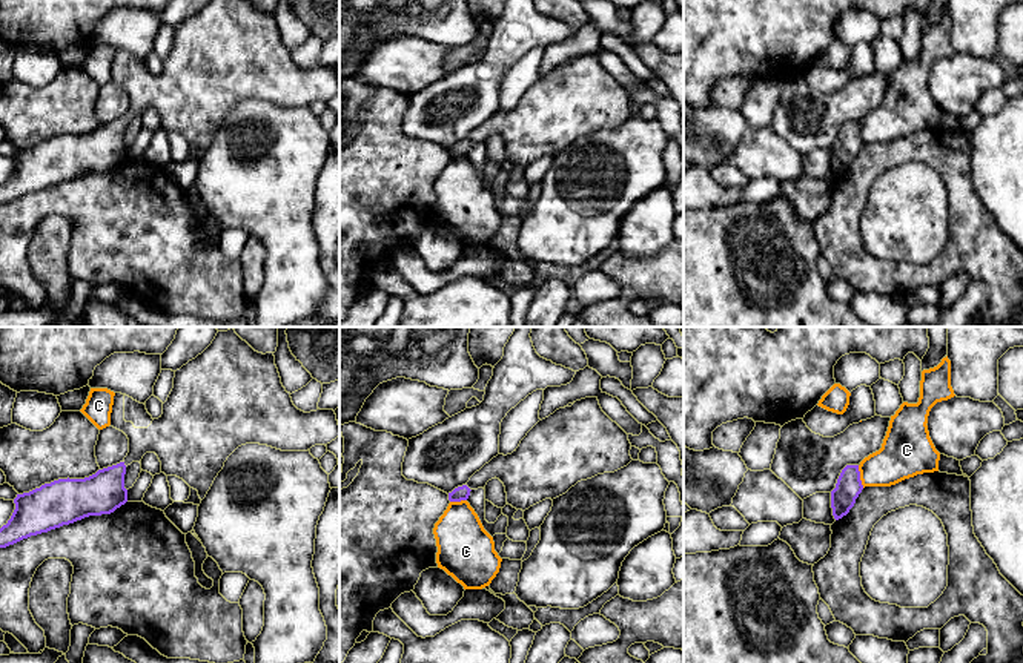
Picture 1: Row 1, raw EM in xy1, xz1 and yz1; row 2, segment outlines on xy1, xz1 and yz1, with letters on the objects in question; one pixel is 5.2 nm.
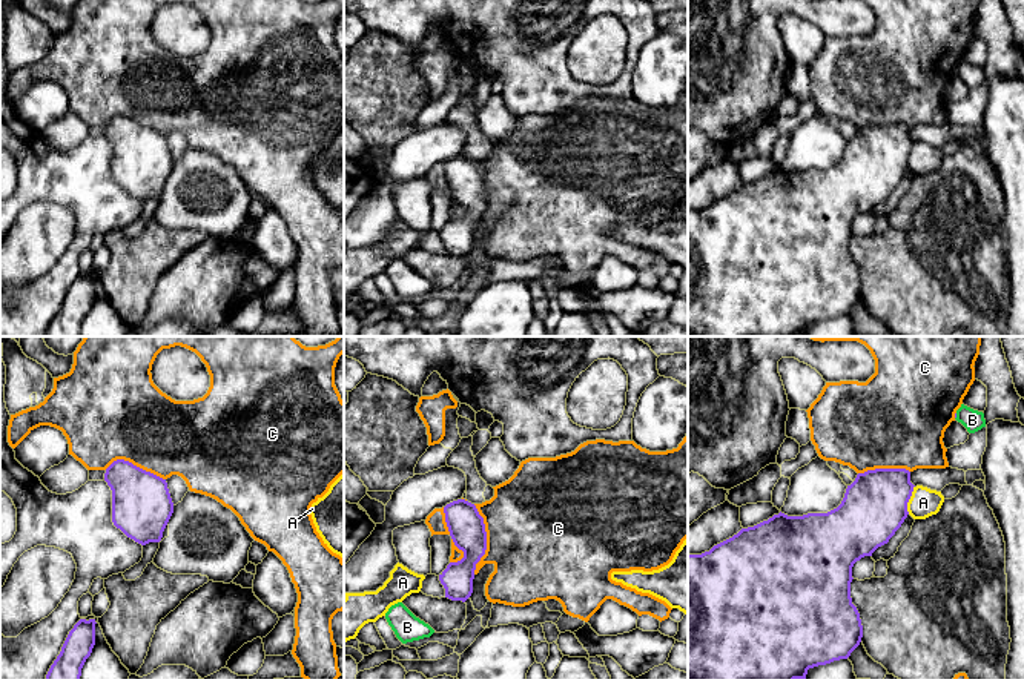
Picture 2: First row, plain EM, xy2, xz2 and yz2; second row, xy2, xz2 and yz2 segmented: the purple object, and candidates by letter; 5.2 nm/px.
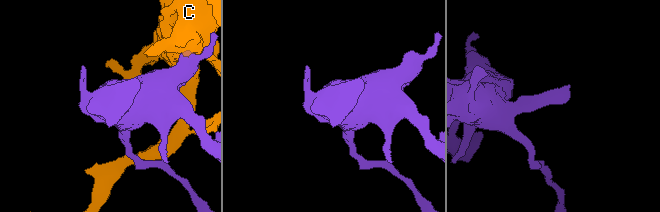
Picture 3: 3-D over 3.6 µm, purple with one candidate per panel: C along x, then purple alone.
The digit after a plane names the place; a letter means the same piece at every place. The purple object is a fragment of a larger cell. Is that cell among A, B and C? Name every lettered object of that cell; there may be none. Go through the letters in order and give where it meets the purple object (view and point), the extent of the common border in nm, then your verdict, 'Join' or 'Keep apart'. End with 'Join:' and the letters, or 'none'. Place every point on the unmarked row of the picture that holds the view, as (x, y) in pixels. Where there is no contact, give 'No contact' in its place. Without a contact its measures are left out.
A: Touches purple at yz2 (909, 154). Shared border 160 nm. Keep apart
B: Touches purple at yz2 (955, 72). Shared border 30 nm. Keep apart
C: Touches purple at xz2 (485, 195). Shared border 360 nm. Keep apart
Join: none

